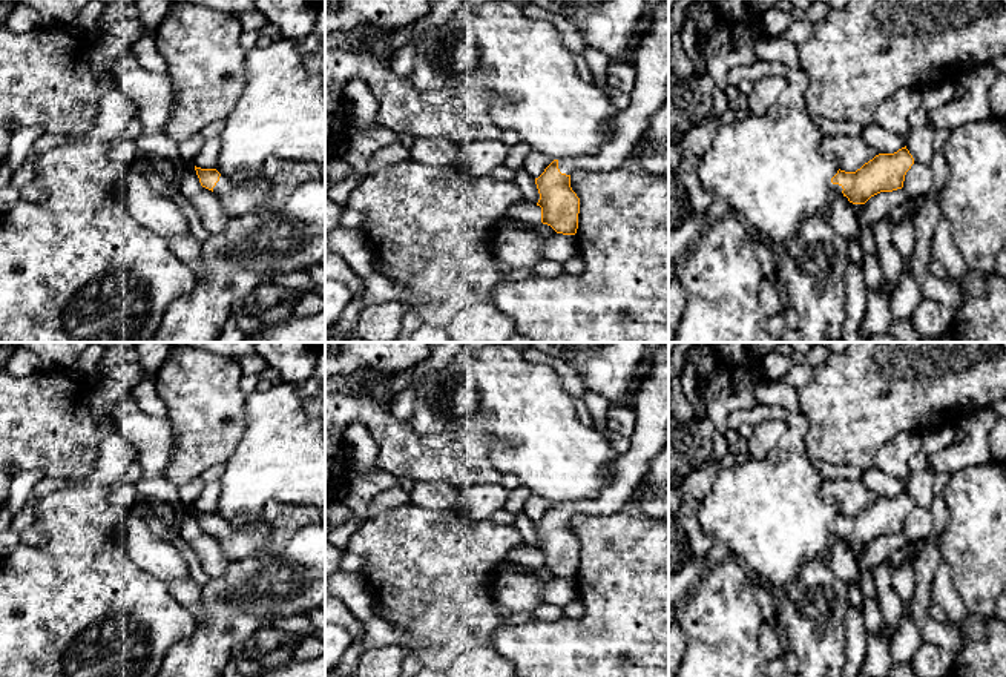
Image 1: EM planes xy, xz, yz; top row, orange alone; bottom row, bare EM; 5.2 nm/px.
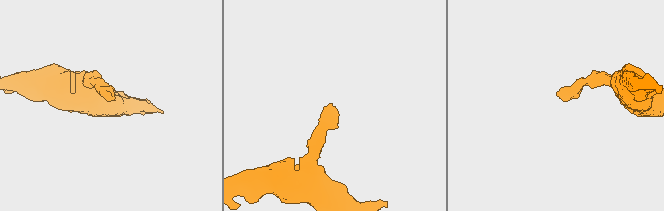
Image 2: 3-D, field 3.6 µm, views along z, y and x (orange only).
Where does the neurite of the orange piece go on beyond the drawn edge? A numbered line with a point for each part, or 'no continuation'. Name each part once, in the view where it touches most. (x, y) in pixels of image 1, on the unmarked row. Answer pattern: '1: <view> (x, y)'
1: xz (650, 401)

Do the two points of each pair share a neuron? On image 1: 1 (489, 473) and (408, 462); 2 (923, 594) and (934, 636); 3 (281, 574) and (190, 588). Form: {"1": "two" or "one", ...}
{"1": "one", "2": "one", "3": "two"}

